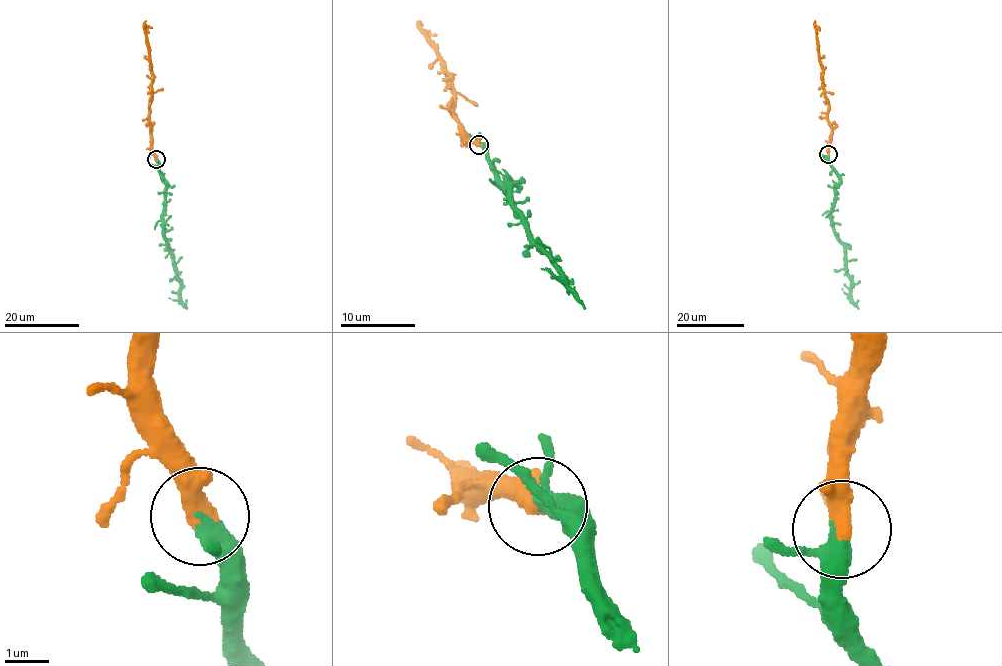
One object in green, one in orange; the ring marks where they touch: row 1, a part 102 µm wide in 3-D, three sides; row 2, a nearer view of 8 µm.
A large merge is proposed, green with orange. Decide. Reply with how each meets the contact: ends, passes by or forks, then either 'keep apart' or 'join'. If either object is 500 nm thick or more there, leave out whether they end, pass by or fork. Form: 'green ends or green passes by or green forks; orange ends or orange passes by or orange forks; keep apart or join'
green passes by; orange passes by; join

